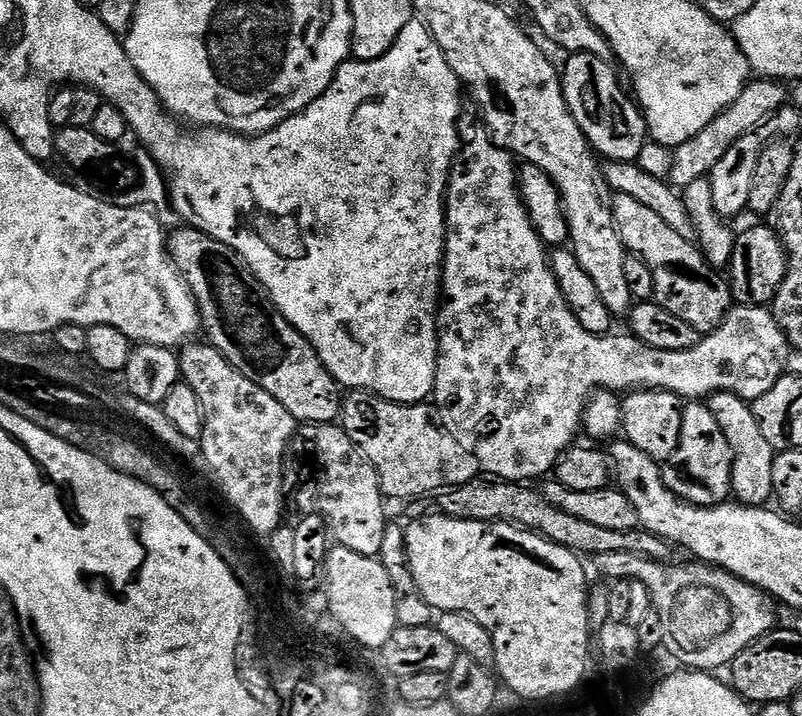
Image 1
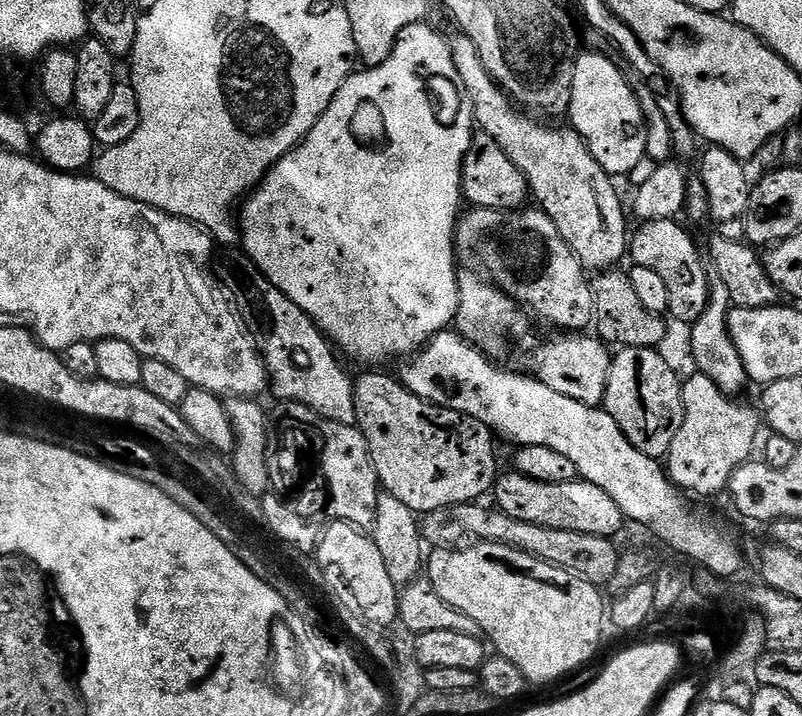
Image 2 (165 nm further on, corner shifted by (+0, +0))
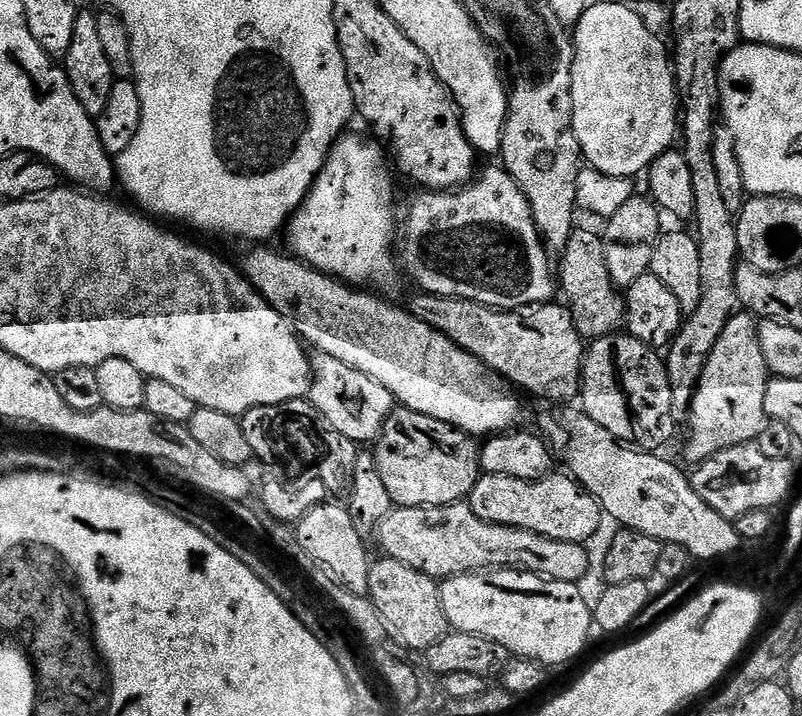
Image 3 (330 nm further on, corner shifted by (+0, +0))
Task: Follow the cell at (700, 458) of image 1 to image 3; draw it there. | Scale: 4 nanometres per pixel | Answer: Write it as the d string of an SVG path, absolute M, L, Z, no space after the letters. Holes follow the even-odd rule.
M740 310L726 322L722 338L714 346L702 378L696 383L688 419L688 456L692 462L708 460L724 448L750 444L766 423L766 386L770 373L758 342L758 320L751 311Z

